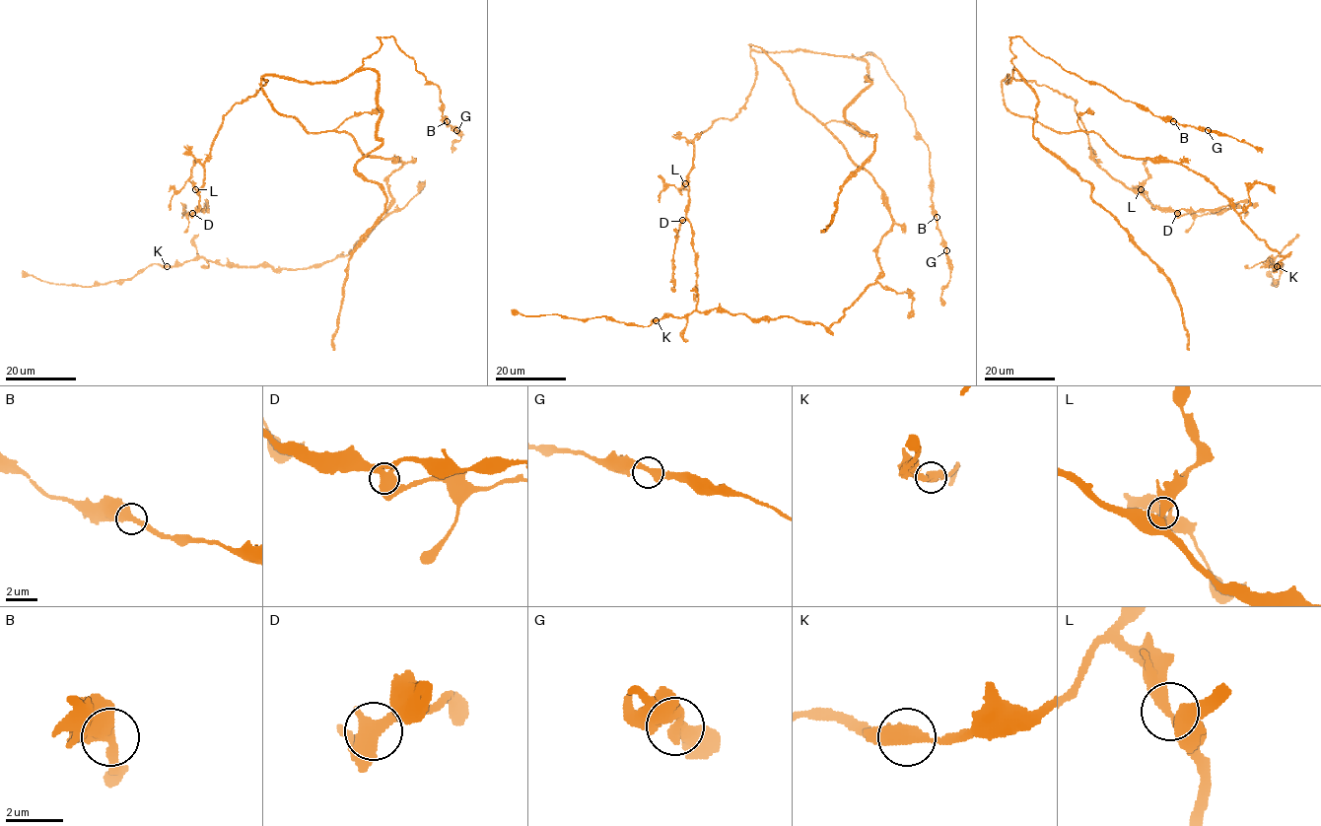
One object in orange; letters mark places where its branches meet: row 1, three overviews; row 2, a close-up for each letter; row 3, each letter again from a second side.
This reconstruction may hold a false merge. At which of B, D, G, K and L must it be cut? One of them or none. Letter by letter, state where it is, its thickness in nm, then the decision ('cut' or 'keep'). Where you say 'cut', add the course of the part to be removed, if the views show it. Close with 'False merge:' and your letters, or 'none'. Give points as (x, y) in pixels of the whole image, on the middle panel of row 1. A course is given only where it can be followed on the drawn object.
B: (937, 217) | 480 nm | keep
D: (682, 220) | 600 nm | keep
G: (946, 250) | 320 nm | keep
K: (656, 320) | 500 nm | keep
L: (685, 183) | 440 nm | keep
False merge: none

